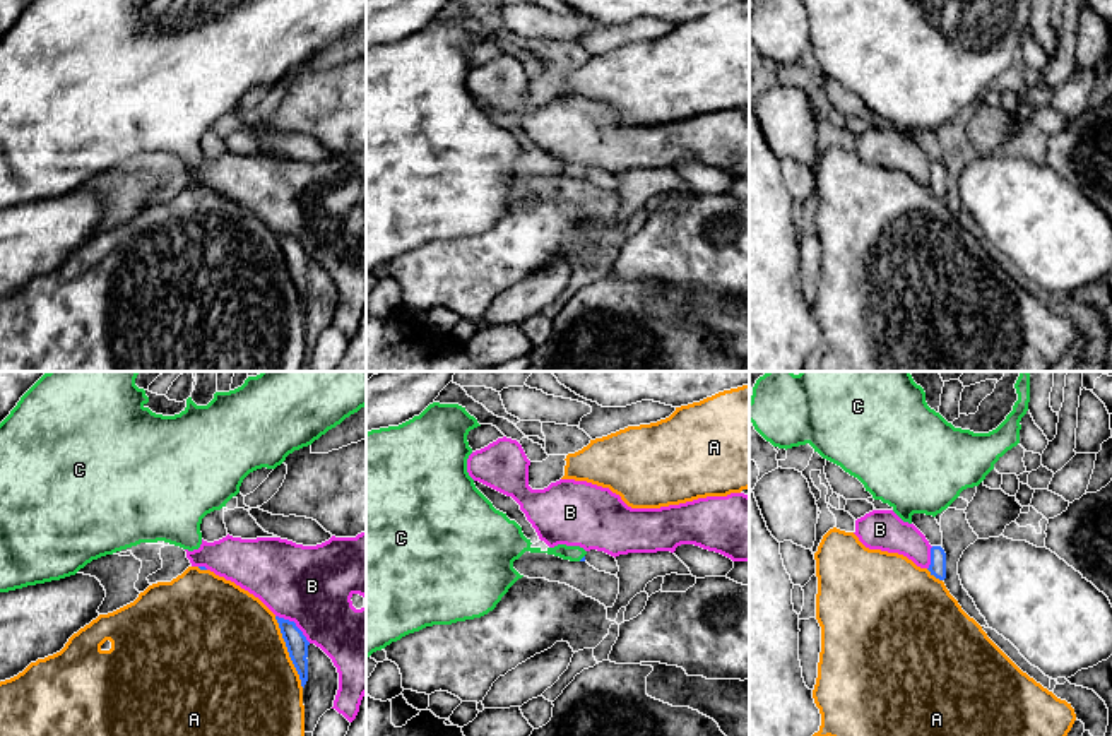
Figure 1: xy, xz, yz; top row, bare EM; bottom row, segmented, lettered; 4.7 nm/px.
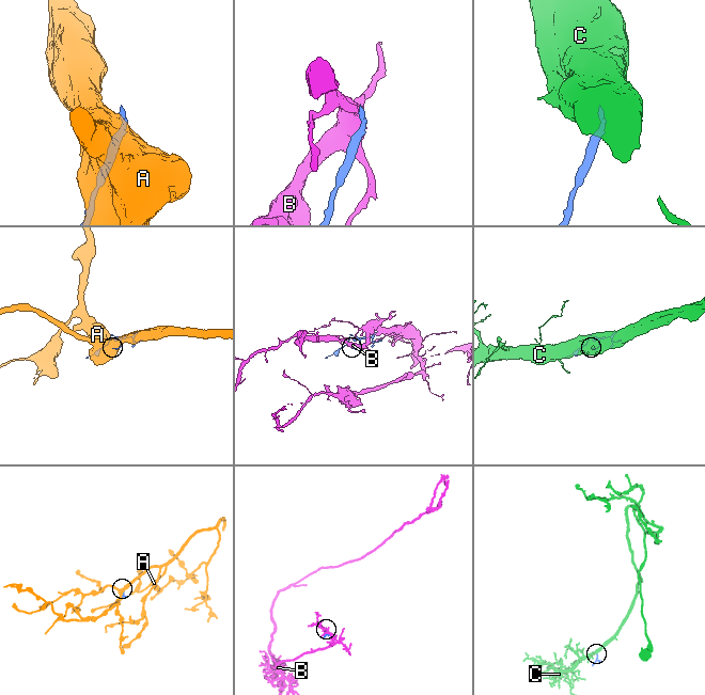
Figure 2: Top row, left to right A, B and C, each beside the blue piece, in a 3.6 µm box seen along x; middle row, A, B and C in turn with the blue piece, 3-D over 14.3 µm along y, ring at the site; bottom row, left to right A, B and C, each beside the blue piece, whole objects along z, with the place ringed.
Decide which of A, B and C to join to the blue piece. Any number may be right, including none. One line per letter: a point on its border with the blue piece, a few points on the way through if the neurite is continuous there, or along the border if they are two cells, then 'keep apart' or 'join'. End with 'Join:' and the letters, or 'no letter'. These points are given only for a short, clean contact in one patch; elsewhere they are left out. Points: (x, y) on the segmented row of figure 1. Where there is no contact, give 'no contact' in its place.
A: meets blue in xy at (288, 651); keep apart
B: meets blue in xy at (295, 623); keep apart
C: meets blue in xz at (582, 558); runs through xz (584, 557), (582, 558), (573, 553); join
Join: C

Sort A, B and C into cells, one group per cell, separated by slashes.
A / B / C

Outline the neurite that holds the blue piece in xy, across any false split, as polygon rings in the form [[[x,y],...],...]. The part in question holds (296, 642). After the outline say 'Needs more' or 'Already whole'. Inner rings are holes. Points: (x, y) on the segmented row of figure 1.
[[[275,616],[282,638],[286,642],[289,657],[299,674],[301,686],[305,688],[308,681],[308,645],[310,642],[303,635],[303,632],[296,626],[294,621]]]. Already whole

